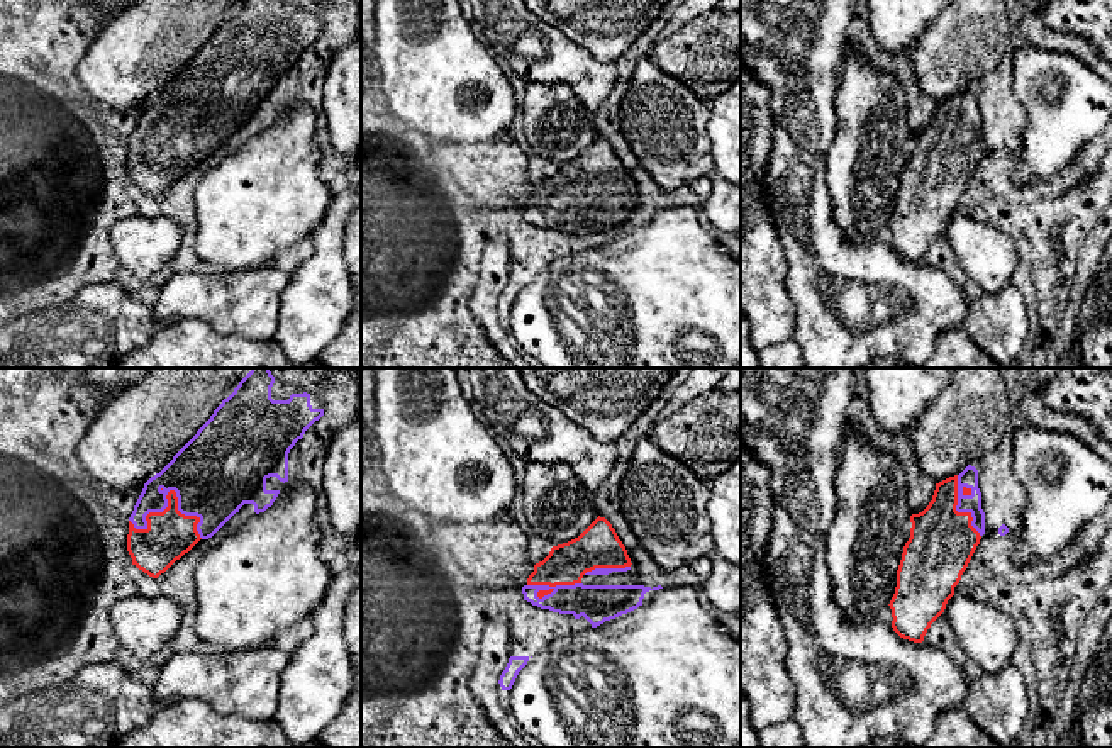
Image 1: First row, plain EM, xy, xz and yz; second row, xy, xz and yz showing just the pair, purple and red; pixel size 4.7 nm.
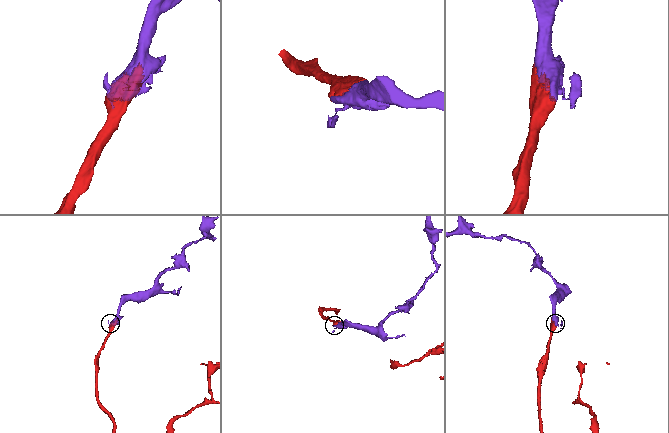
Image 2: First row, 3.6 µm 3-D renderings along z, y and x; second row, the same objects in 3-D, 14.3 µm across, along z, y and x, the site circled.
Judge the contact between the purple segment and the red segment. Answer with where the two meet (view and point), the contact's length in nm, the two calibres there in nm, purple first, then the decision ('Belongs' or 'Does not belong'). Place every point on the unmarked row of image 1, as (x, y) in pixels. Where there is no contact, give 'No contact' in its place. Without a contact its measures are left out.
Touches purple at xy (168, 111). Shared border 360 nm. Thickness 400 nm (purple) against 220 nm. Belongs

